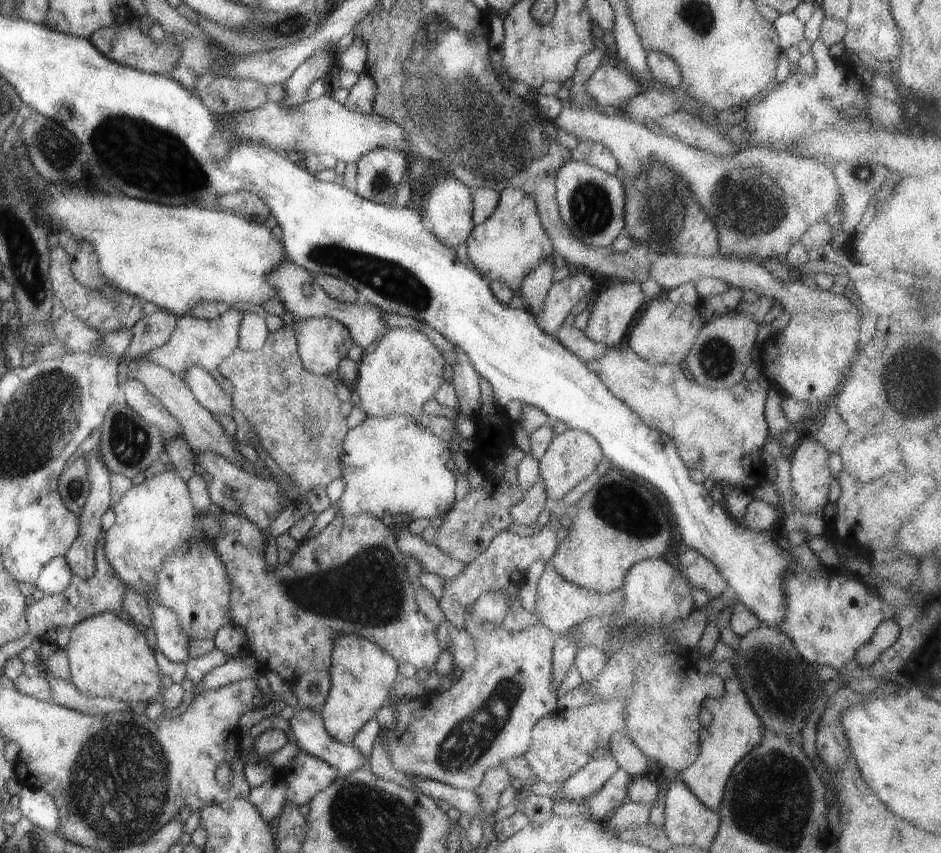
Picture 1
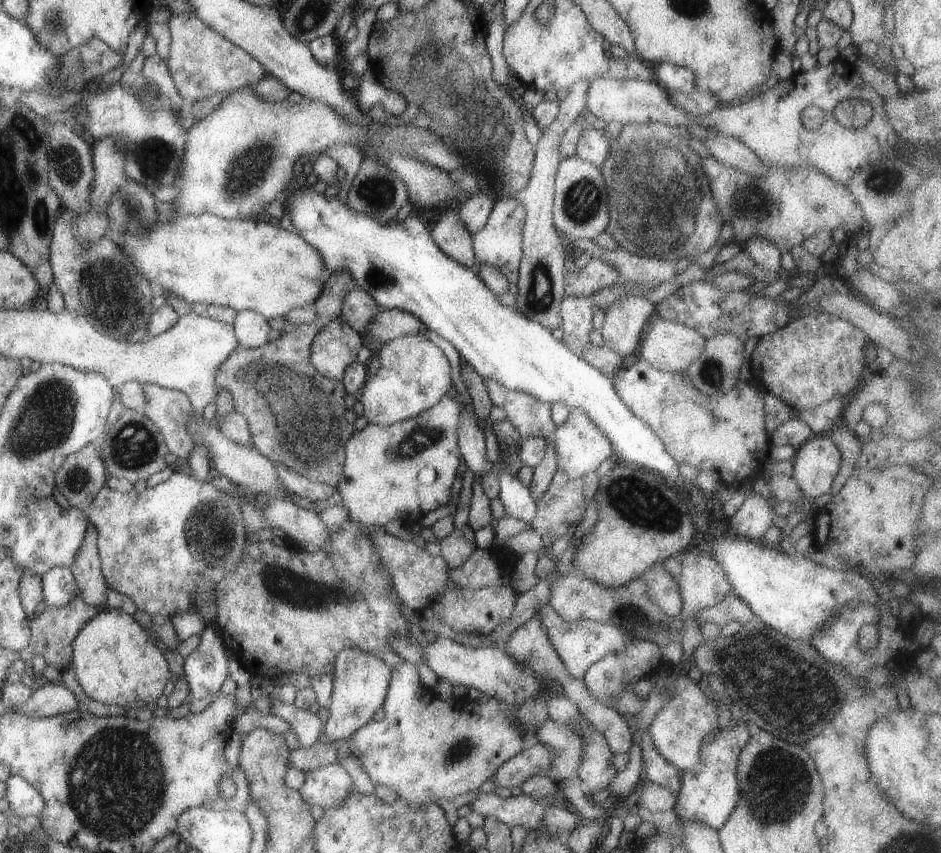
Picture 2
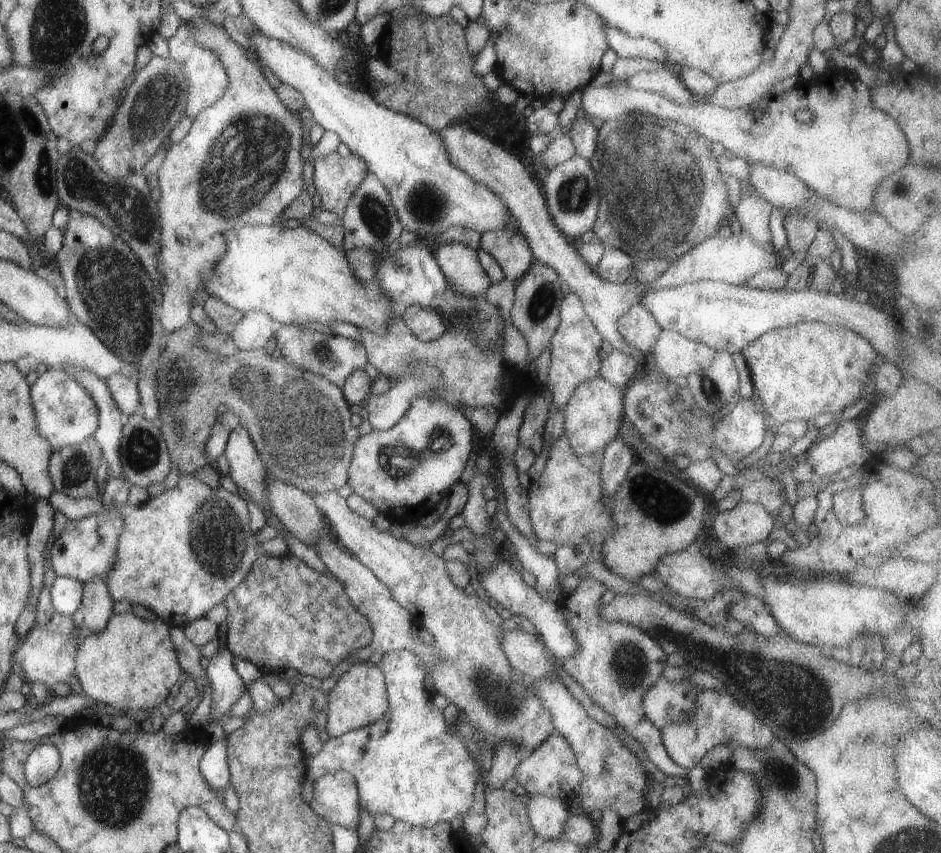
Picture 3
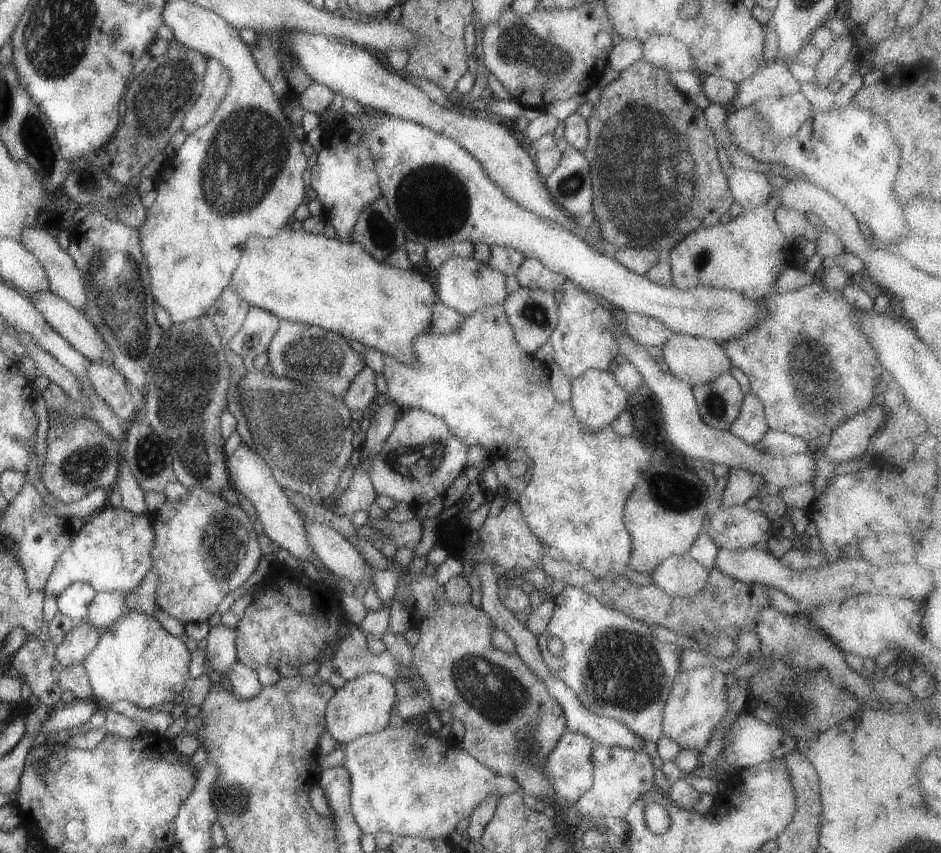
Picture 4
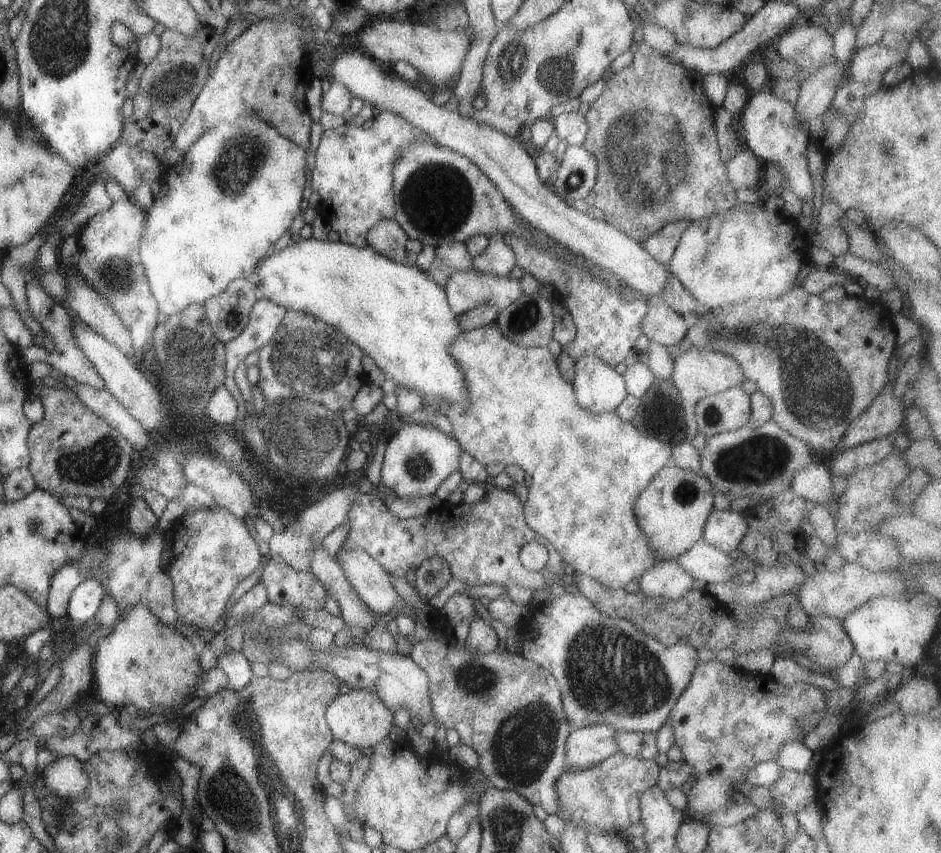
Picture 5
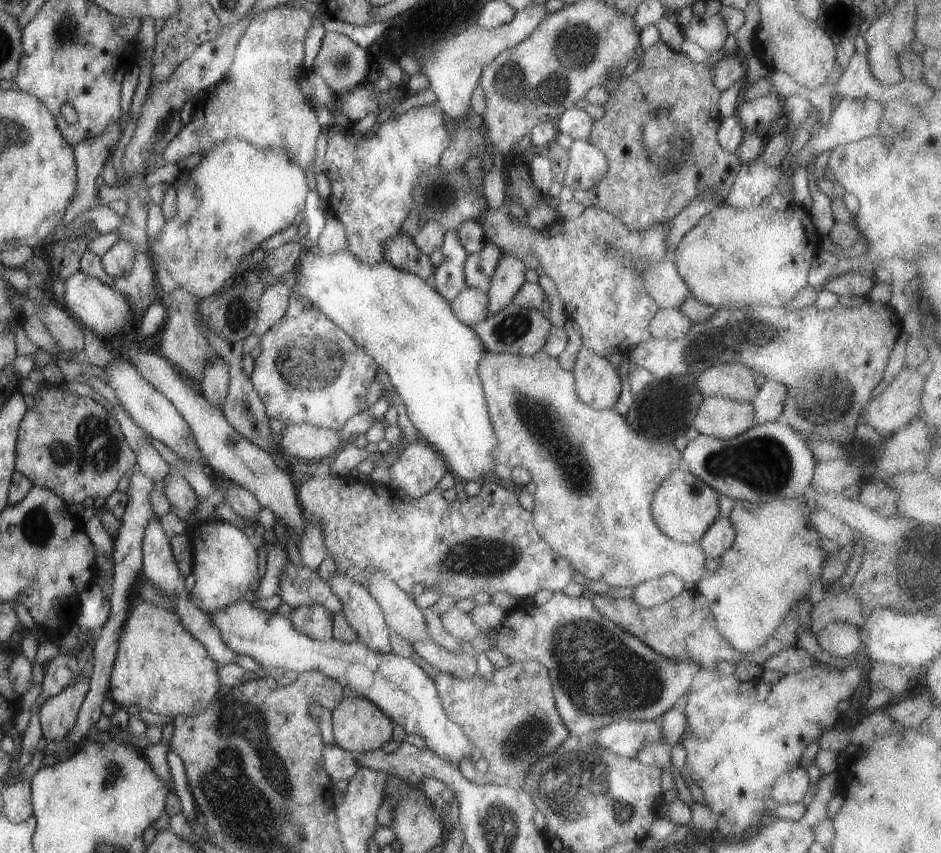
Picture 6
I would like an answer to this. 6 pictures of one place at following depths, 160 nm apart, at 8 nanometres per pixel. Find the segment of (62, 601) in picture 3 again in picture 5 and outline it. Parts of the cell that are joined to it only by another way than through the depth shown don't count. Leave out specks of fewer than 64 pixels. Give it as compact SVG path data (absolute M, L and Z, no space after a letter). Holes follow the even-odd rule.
M87 579L76 588L73 588L65 608L68 621L71 624L87 622L97 612L99 602L101 602L104 595L99 582L93 579Z

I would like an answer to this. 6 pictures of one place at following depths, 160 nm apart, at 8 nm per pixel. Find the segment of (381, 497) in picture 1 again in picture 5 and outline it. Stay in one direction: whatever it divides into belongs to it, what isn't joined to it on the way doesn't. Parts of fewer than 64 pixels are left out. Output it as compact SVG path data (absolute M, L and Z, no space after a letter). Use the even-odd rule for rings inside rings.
M431 424L401 426L386 442L381 456L380 482L399 498L431 496L447 476L458 471L461 450L457 442Z

